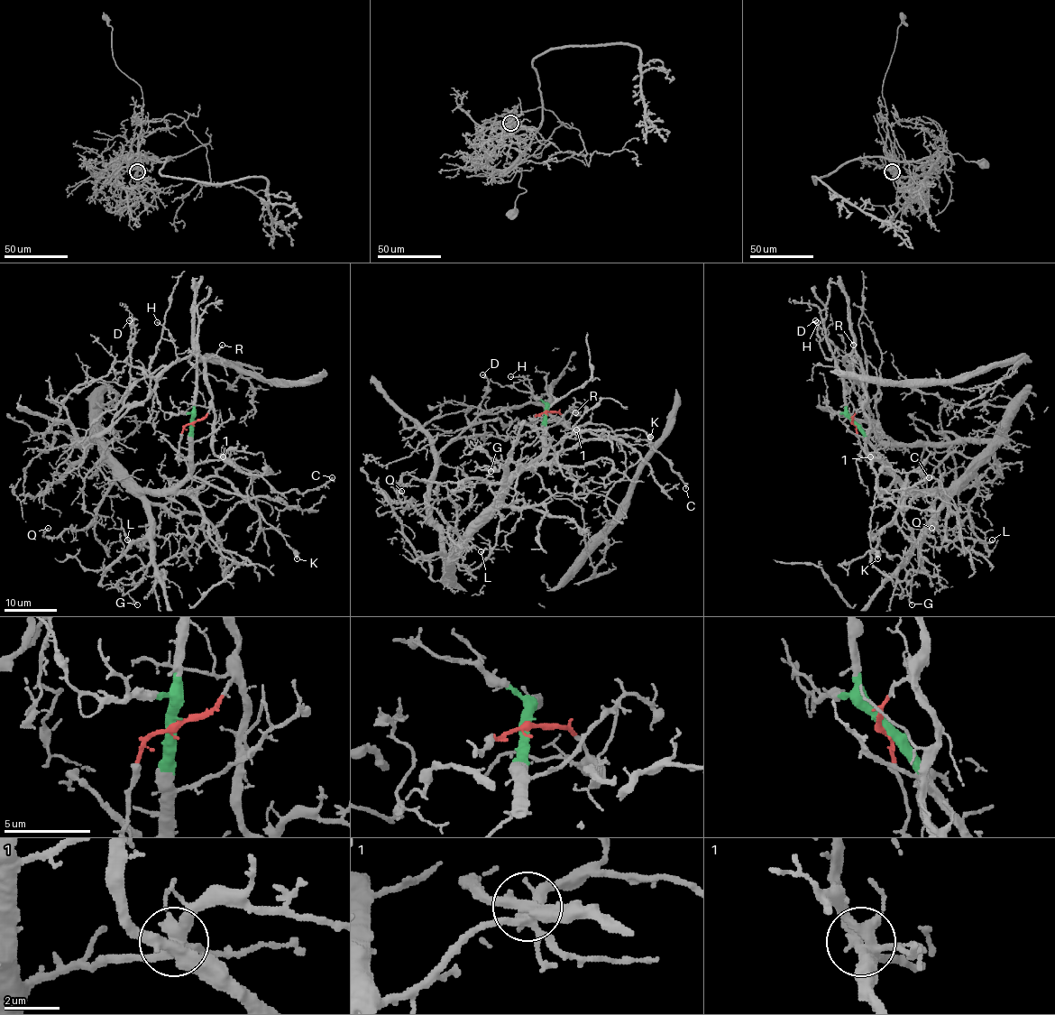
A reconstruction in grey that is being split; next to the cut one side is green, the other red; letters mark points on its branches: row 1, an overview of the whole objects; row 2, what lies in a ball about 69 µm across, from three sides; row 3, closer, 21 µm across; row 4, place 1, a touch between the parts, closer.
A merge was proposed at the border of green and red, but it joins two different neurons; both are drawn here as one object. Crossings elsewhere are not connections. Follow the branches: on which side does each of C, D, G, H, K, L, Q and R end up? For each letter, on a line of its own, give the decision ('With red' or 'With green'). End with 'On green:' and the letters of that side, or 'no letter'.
C: With red
D: With red
G: With green
H: With red
K: With red
L: With green
Q: With green
R: With red
On green: G, L, Q

